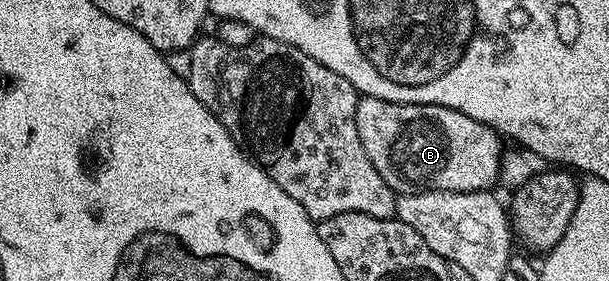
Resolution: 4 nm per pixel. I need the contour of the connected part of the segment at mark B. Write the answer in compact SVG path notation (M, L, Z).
M358 97L355 108L355 128L363 144L363 152L371 156L375 172L387 180L394 192L416 192L419 190L442 190L443 192L486 192L498 185L501 176L503 139L489 126L463 116L455 108L443 108L431 104L410 102L388 102L378 98Z

